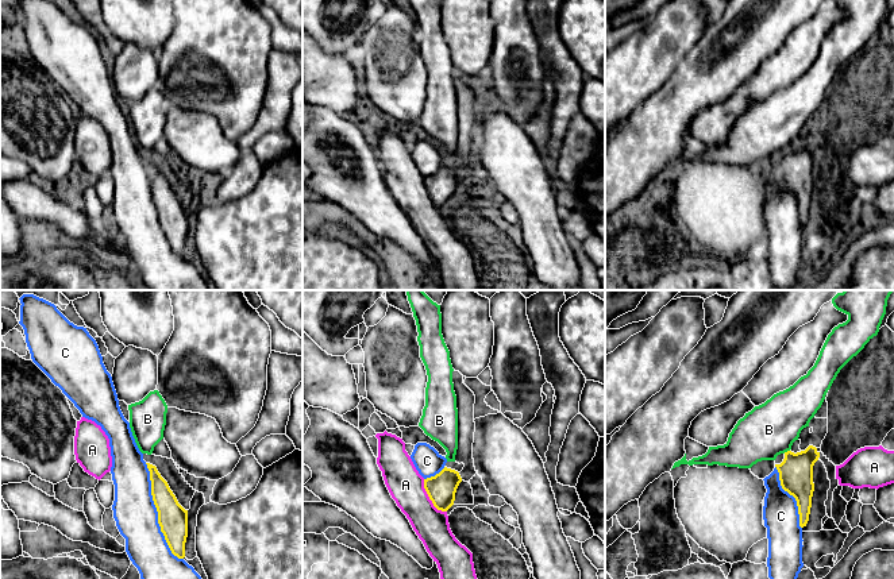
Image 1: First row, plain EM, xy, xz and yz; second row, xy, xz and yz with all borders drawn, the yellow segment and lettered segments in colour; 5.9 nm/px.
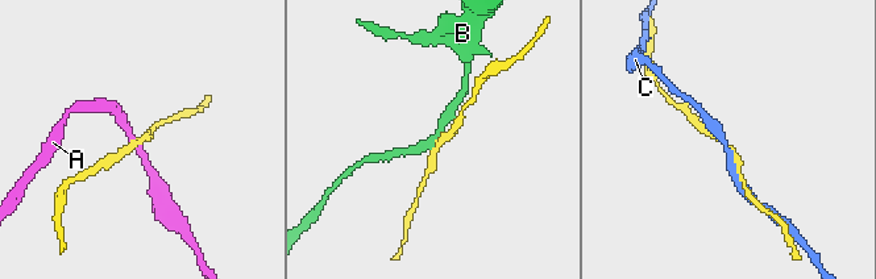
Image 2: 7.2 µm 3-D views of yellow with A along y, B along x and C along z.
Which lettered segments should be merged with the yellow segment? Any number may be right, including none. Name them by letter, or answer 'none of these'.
none of these

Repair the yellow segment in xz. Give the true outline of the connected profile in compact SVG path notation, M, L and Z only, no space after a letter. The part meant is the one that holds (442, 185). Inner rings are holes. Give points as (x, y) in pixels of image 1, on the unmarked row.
M444 165L435 174L424 177L424 186L438 208L447 209L455 198L455 190L462 180L458 169Z

